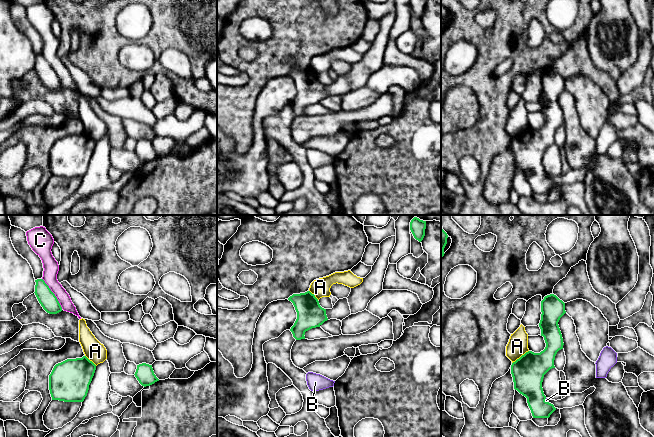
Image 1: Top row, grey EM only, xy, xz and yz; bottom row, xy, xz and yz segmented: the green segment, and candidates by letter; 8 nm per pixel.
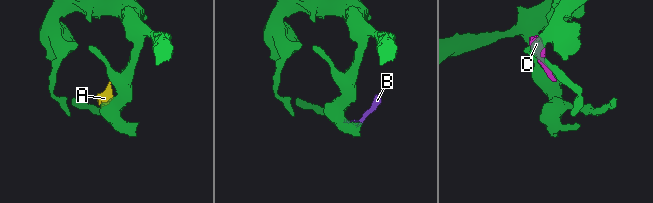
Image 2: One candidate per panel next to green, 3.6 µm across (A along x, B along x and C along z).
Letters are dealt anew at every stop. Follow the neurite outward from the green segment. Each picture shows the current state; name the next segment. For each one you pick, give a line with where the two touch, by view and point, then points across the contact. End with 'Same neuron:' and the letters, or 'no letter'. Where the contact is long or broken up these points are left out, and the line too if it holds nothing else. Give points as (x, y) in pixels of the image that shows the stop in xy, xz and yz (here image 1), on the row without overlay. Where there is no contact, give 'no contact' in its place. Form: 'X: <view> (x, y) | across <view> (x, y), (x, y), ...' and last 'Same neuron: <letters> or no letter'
B: yz (545, 175) | across yz (528, 149), (529, 160), (545, 175), (546, 176)
Same neuron: B

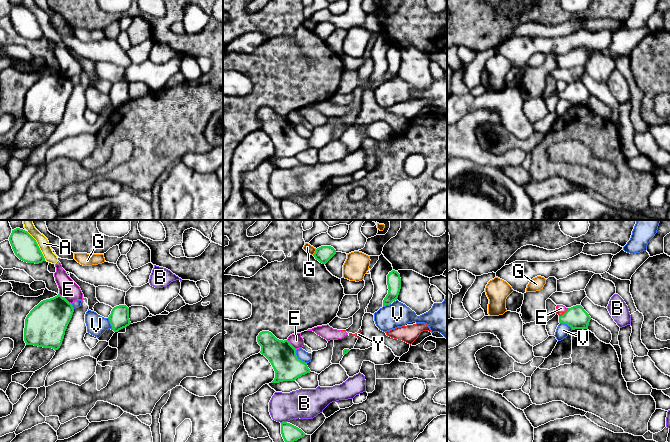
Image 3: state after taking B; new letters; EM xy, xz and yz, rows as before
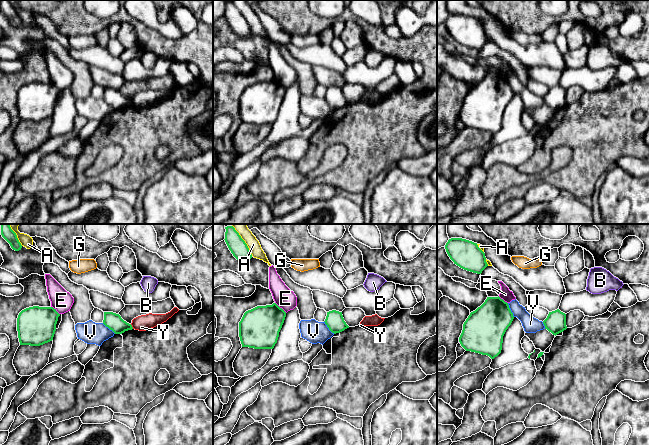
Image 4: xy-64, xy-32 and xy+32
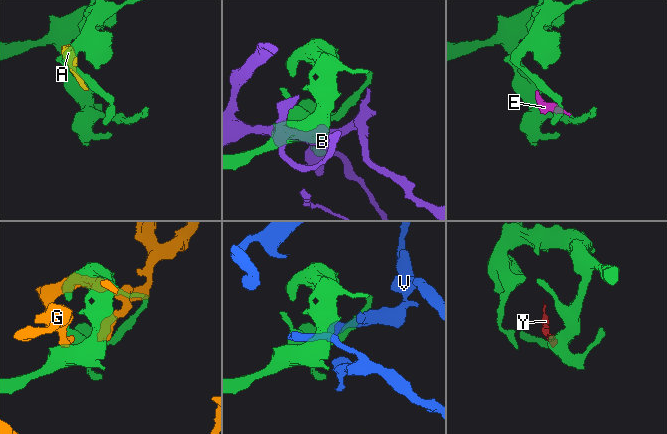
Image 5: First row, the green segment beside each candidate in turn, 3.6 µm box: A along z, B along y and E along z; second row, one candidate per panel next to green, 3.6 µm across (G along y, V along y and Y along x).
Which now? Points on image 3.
Same neuron: no letter

